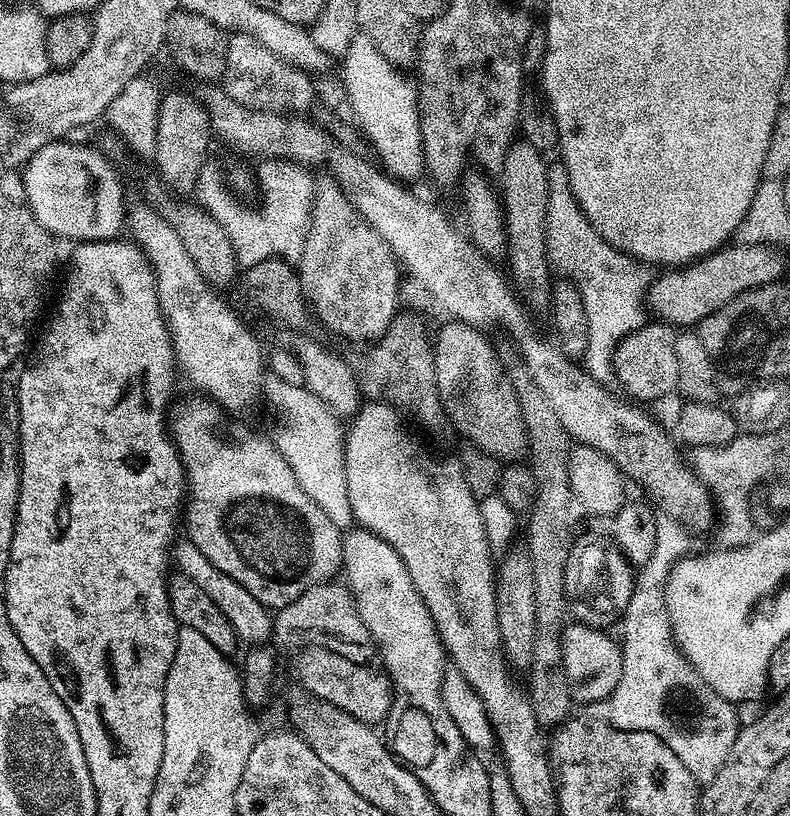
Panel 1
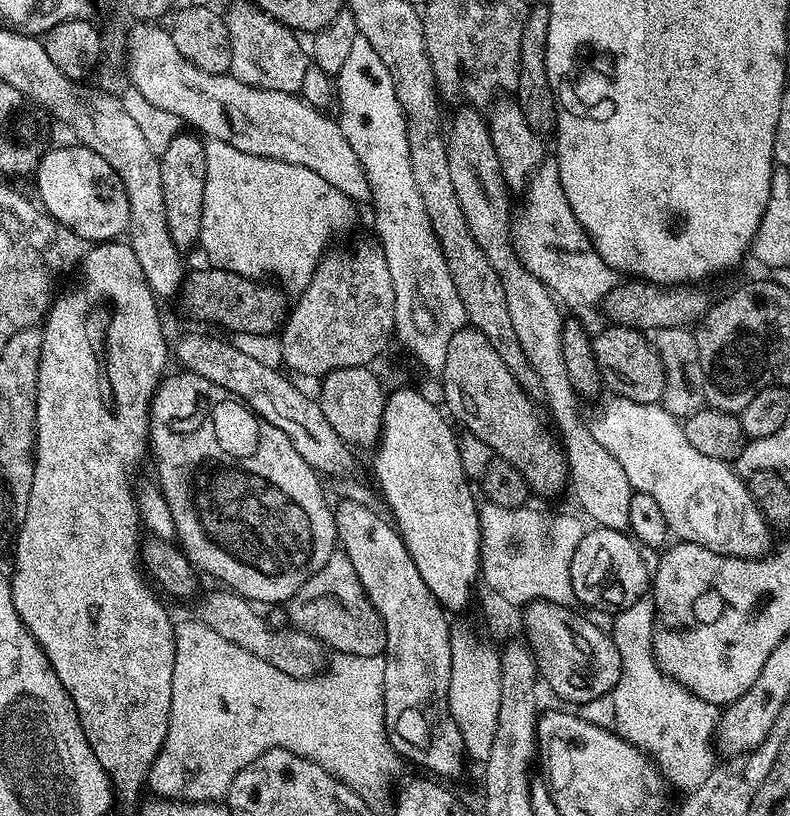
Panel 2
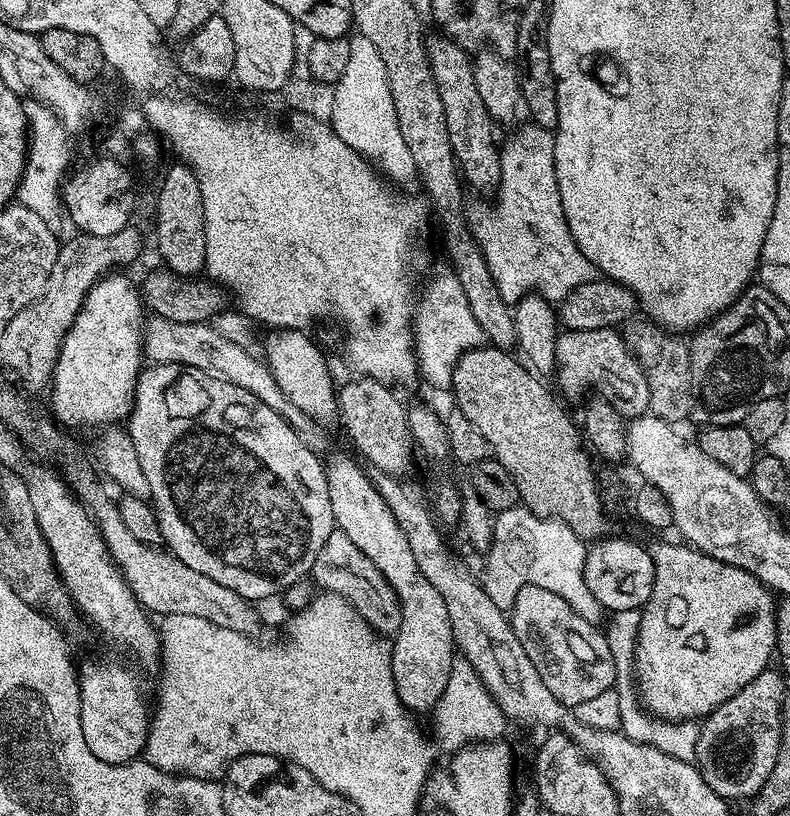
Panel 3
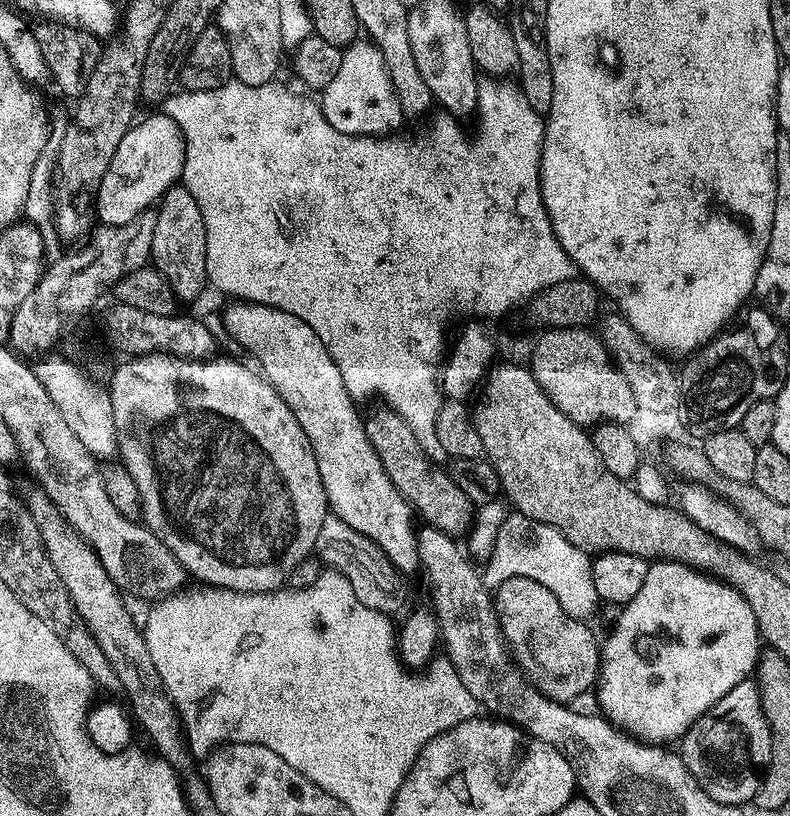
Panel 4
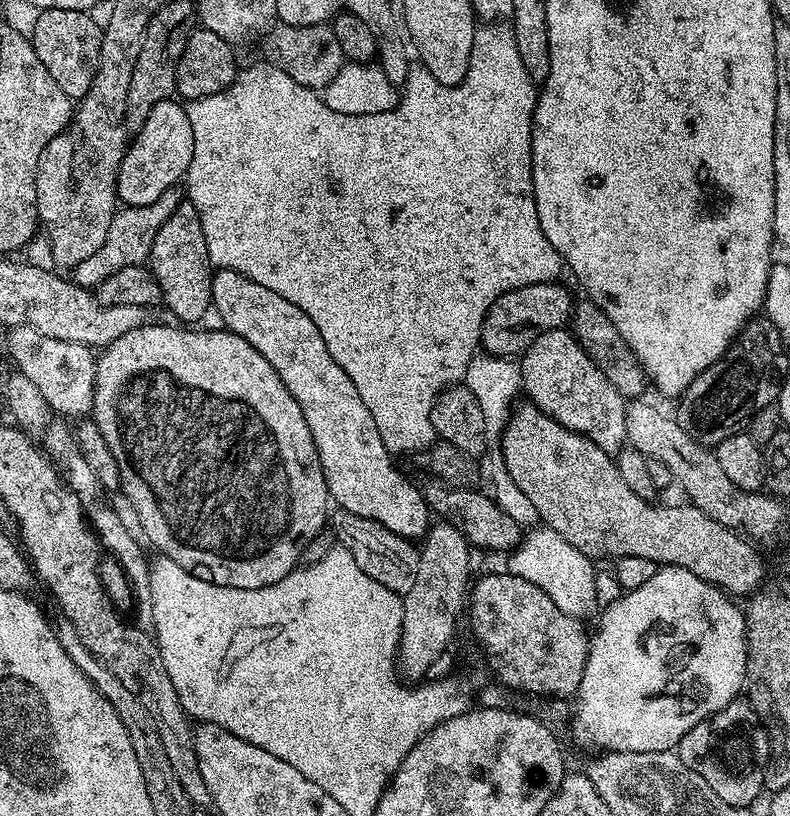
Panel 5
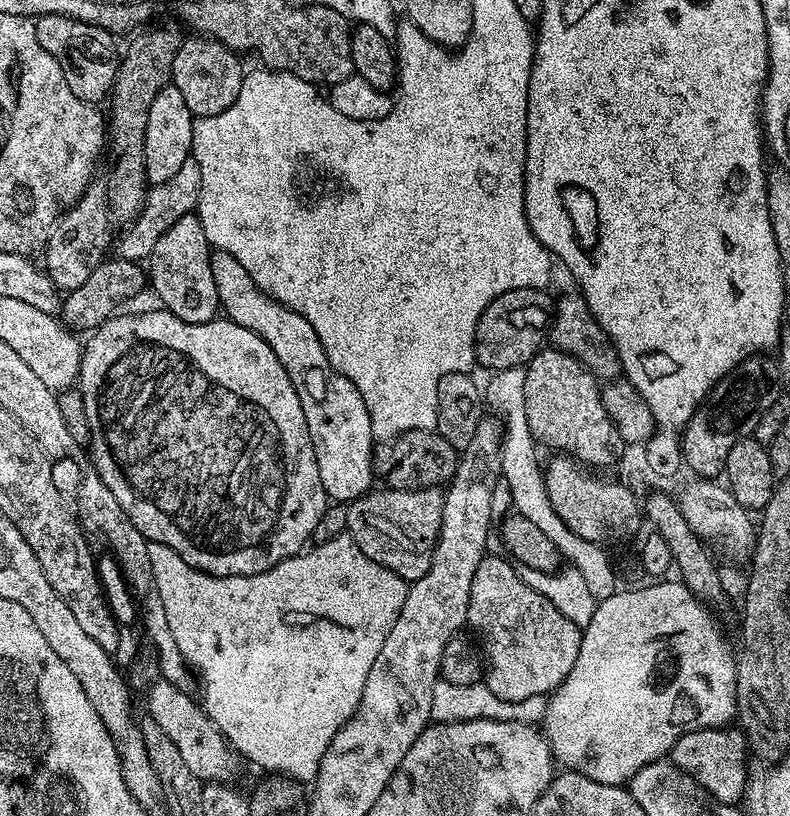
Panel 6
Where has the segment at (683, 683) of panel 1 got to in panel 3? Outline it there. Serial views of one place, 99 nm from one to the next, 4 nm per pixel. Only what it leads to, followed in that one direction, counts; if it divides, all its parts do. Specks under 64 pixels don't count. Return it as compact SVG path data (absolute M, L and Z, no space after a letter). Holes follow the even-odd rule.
M638 608L613 612L606 624L610 654L614 658L614 666L616 667L614 688L615 691L620 691L616 696L616 708L620 711L619 731L634 742L654 746L654 750L662 750L662 754L668 754L670 758L678 758L689 762L695 761L700 724L696 720L662 720L659 716L653 716L647 708L641 705L637 693L630 683L630 673L633 671L632 658L633 654L636 653L636 635L640 625L640 614L641 609Z

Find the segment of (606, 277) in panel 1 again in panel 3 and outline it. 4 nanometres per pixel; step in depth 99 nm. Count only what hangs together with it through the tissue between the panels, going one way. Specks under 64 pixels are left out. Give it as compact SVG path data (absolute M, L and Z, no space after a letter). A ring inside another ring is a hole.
M531 122L516 130L500 148L496 205L478 209L476 217L471 217L470 227L480 243L486 266L490 266L494 286L509 306L515 306L529 293L559 302L578 286L597 279L598 273L590 258L578 250L578 242L574 242L570 226L566 226L554 170L555 135Z

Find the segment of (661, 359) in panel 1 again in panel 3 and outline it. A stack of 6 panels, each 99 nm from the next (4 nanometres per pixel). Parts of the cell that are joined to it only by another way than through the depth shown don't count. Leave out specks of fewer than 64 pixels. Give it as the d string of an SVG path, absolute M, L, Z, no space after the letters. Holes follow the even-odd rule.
M616 328L561 331L556 339L555 378L561 397L576 400L587 388L593 388L595 395L605 399L625 418L642 416L649 411L650 386L646 374Z

